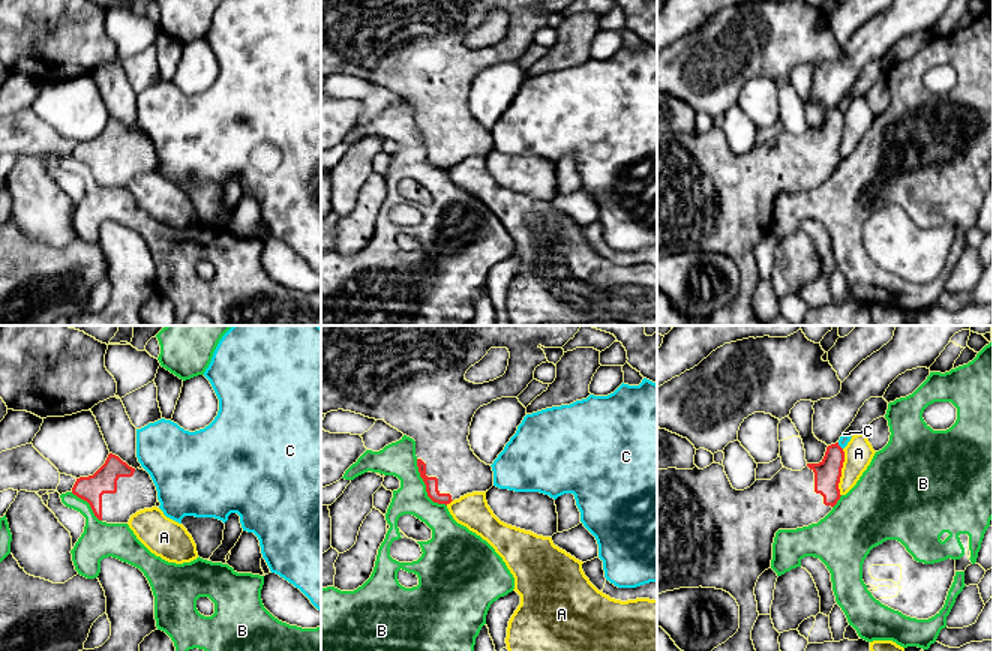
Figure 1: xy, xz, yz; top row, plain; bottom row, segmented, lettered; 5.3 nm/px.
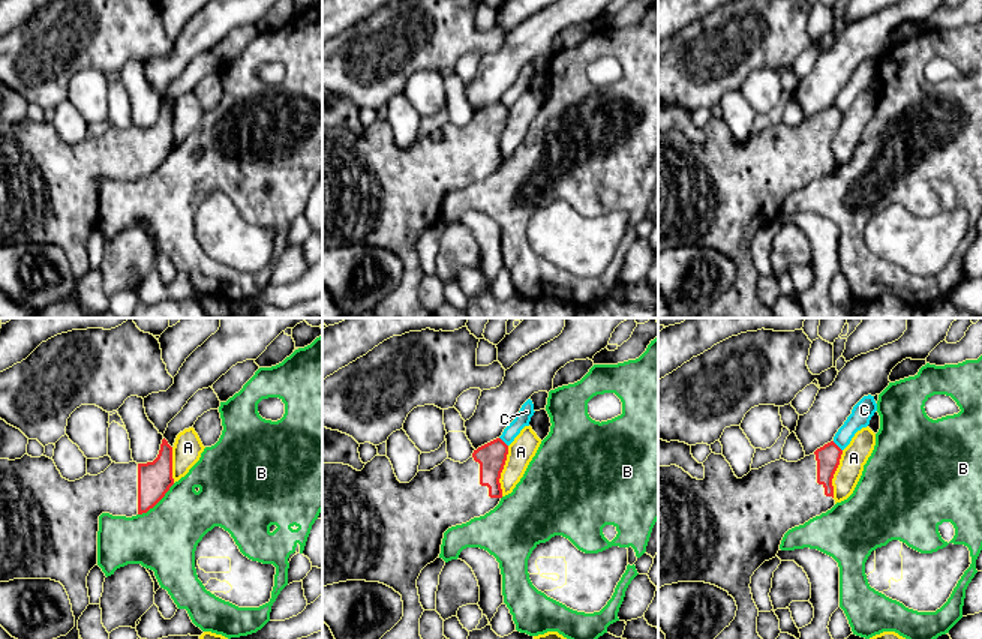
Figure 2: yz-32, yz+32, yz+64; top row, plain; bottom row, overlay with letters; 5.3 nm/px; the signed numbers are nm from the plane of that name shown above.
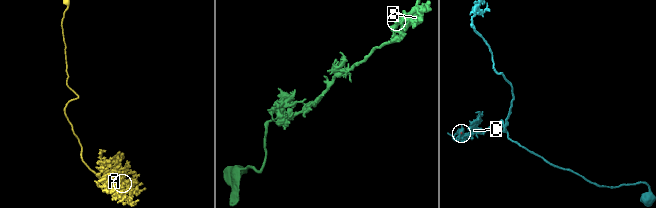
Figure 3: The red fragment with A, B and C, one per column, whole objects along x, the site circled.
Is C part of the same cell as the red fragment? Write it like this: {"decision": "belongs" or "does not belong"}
{"decision": "does not belong"}

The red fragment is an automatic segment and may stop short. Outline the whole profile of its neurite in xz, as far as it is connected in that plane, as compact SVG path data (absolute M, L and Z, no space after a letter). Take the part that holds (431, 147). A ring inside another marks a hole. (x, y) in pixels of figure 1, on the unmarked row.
M321 0L321 76L351 75L369 82L384 84L416 105L420 141L428 160L438 168L450 168L472 156L494 150L490 129L471 114L468 99L476 75L501 62L518 62L534 44L534 34L546 27L544 12L562 12L574 0ZM490 12L507 12L508 30L502 40L474 48L465 44L466 34L478 27Z

